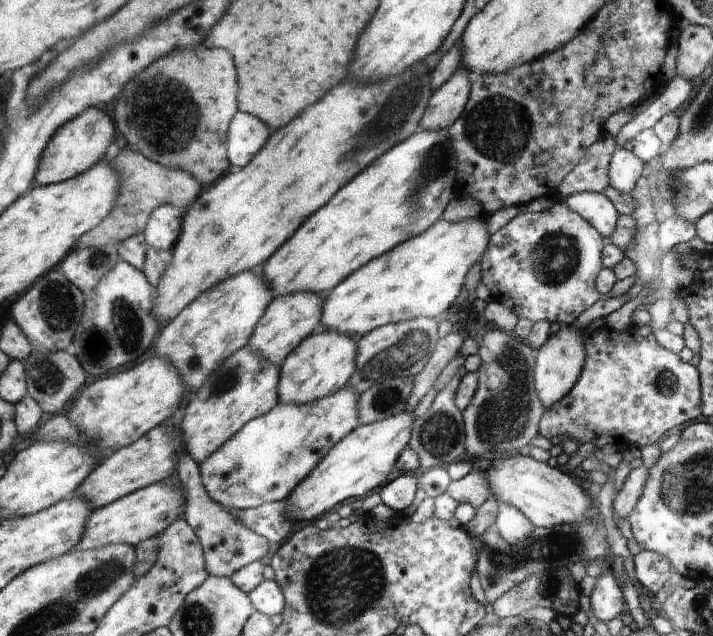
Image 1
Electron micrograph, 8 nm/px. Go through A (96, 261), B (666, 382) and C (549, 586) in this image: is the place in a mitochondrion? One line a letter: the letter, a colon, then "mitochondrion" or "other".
A: mitochondrion
B: mitochondrion
C: mitochondrion

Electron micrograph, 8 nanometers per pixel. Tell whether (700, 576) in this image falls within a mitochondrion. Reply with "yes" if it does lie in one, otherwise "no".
no

